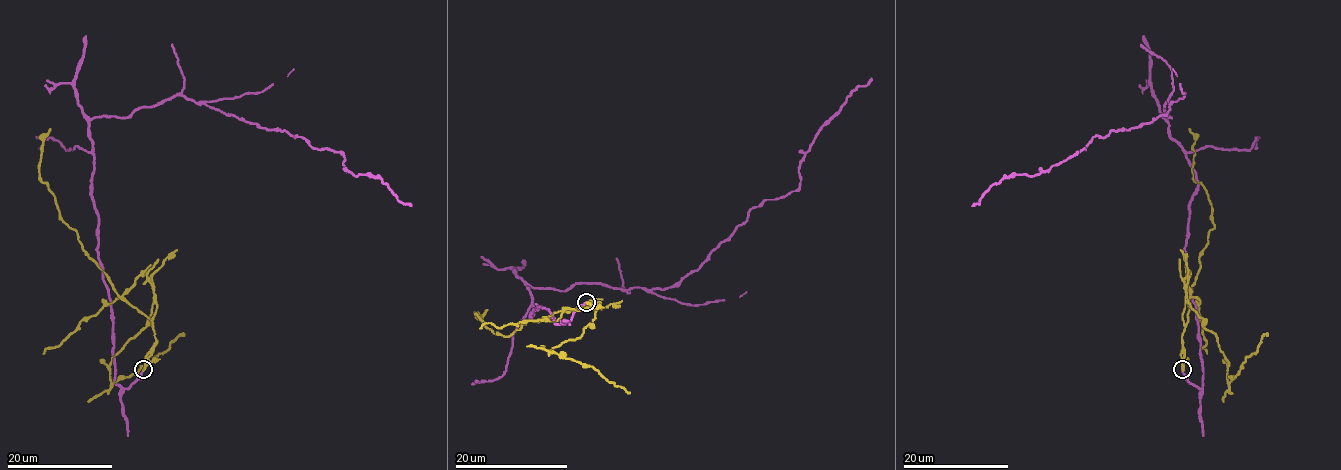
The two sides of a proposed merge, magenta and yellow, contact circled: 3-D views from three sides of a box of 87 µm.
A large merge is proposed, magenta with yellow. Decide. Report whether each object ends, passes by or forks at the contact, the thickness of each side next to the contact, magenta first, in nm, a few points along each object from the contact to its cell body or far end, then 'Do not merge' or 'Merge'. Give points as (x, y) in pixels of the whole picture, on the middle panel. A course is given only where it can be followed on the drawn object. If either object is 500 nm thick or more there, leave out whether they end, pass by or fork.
At the ring magenta ends. At the ring yellow ends. Thickness 190 nm (magenta) against 240 nm. Course of magenta: (585, 303), (556, 325), (530, 318), (528, 288), (677, 284), (800, 185), (817, 132), (872, 78). Course of yellow: (585, 303), (600, 301), (595, 307), (563, 308), (545, 319), (526, 321), (504, 336), (475, 314), (487, 310). Do not merge

